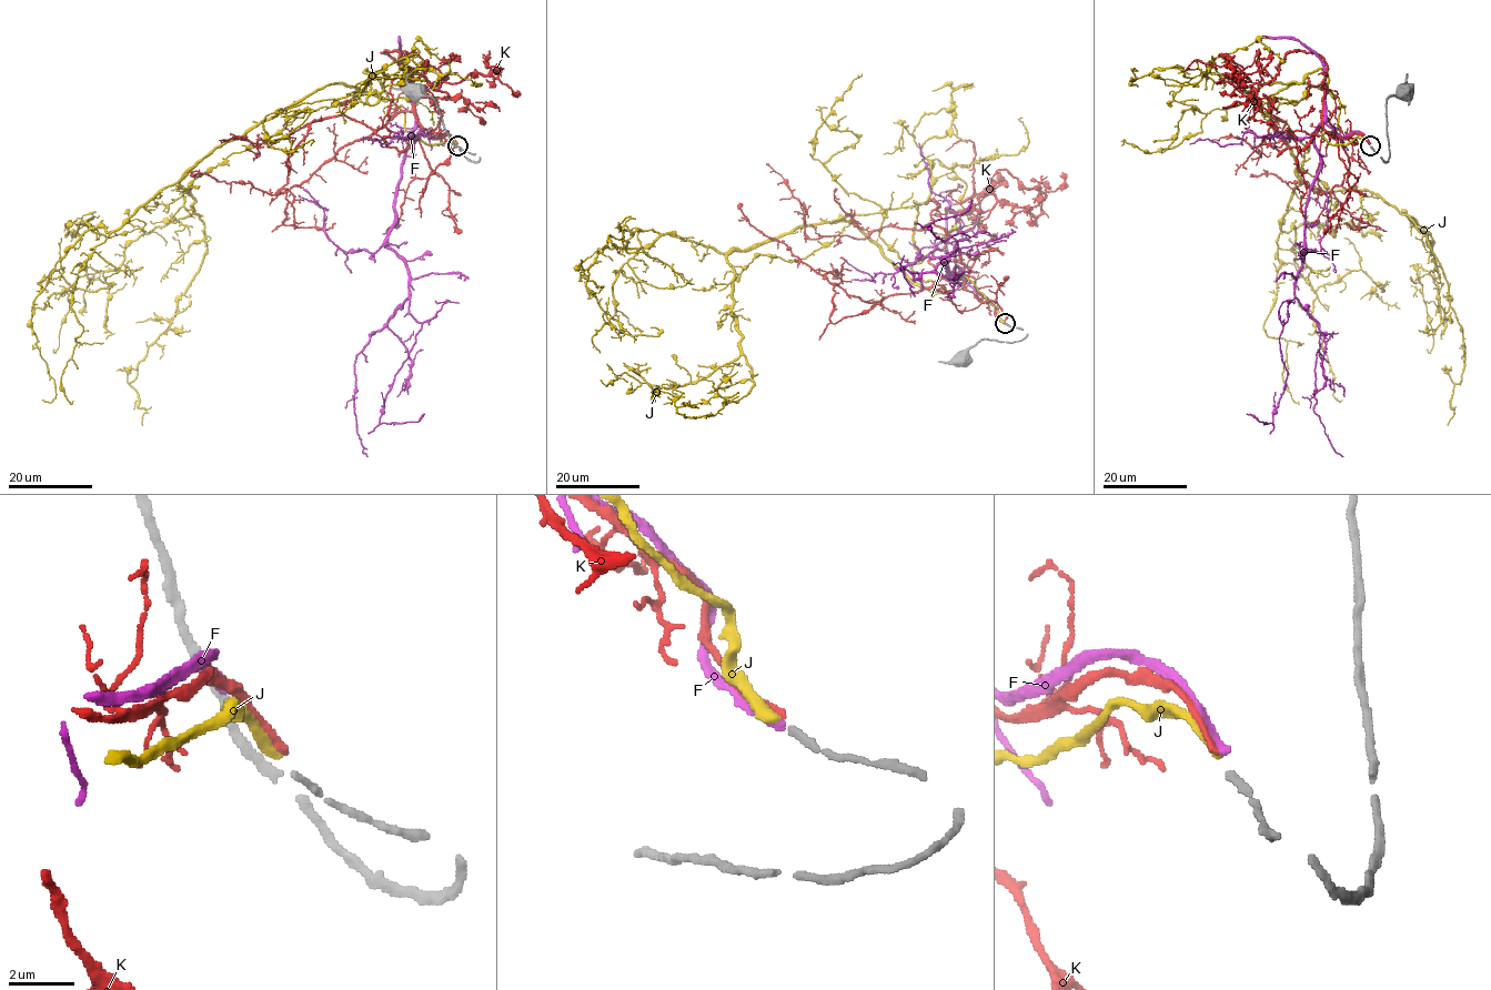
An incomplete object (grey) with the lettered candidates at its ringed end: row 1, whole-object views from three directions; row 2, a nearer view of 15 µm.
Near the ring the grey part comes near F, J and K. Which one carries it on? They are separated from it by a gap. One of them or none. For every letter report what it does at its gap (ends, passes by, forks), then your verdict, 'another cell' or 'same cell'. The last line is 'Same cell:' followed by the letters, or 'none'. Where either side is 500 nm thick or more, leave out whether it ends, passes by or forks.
F: it ends | another cell
J: it ends | same cell
K: it ends | another cell
Same cell: J

